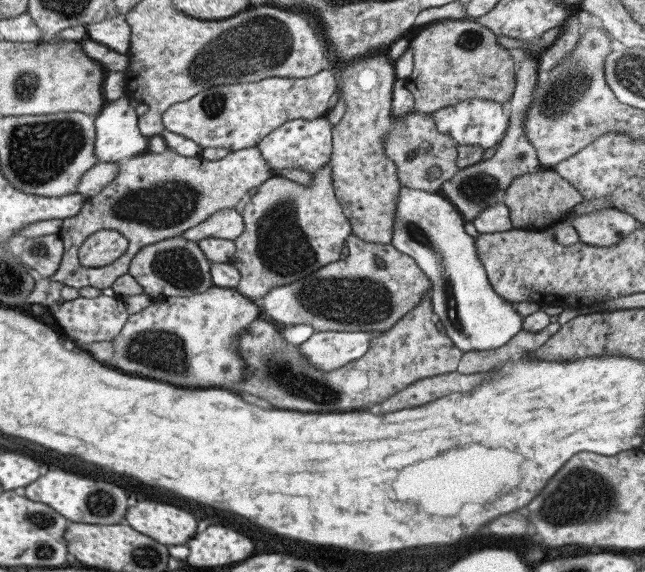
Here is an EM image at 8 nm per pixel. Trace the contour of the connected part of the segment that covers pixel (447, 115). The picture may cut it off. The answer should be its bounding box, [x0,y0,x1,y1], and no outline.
[432,98,508,148]

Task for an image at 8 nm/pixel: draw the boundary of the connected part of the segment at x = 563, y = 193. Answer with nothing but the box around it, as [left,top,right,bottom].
[503,168,581,231]

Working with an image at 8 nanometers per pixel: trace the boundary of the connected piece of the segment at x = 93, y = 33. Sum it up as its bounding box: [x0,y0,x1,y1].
[85,14,131,54]

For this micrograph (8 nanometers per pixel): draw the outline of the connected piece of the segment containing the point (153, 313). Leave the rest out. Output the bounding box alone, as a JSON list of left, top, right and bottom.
[107,285,259,389]

